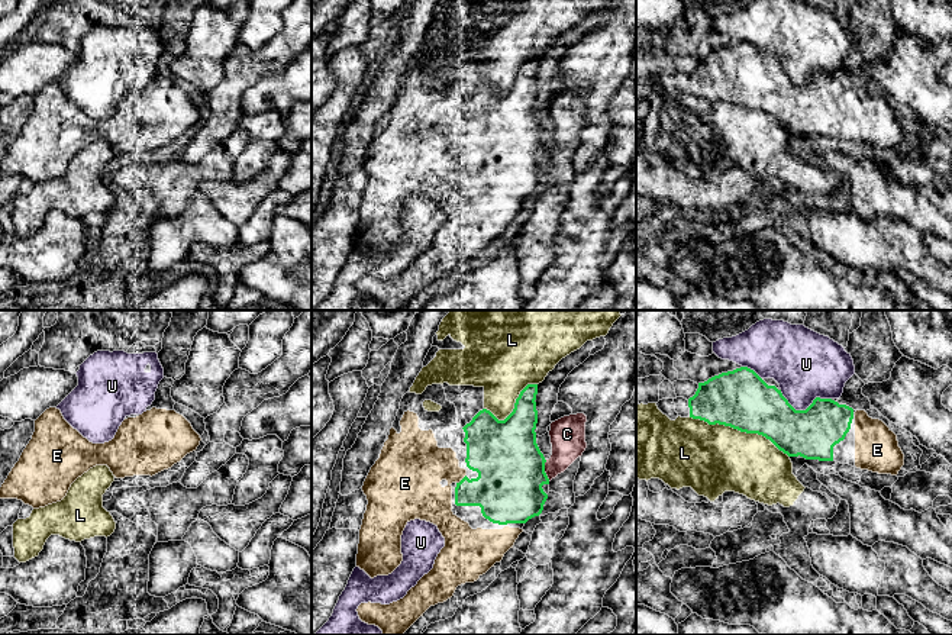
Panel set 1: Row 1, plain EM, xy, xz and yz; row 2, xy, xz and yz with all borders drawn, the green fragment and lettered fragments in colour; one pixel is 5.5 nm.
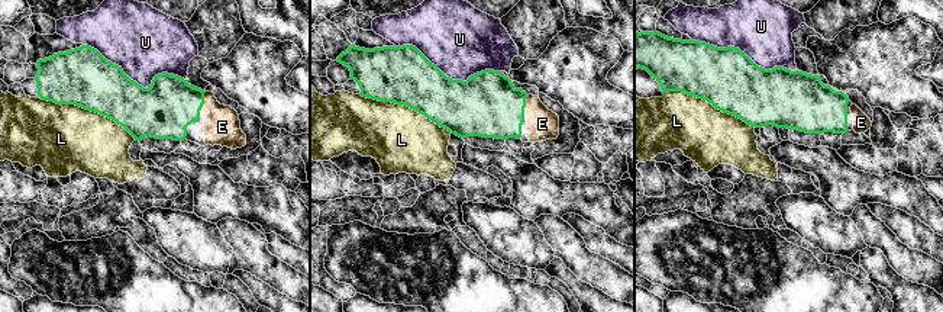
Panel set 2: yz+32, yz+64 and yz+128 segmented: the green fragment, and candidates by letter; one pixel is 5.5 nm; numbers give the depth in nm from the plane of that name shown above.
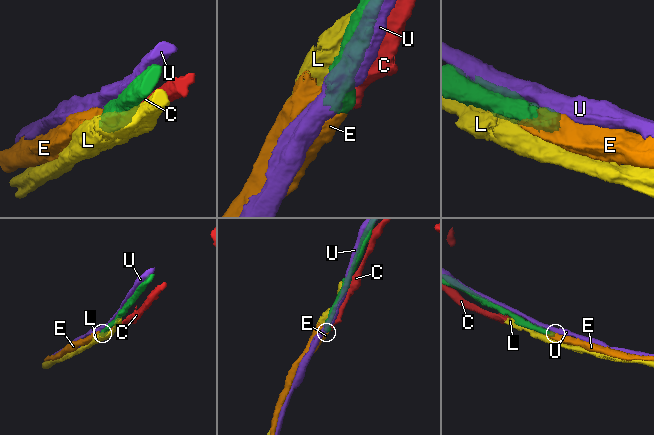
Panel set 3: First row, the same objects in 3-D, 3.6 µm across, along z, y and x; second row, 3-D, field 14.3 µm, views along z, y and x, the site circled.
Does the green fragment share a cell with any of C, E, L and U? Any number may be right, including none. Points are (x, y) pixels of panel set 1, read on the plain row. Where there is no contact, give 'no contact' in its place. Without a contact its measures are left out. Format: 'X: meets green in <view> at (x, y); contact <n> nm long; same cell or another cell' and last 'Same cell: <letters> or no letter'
C: meets green in xz at (544, 145); contact 120 nm long; another cell
E: meets green in xz at (462, 154); contact 80 nm long; same cell
L: meets green in yz at (739, 105); contact 600 nm long; another cell
U: meets green in yz at (806, 84); contact 300 nm long; another cell
Same cell: E

